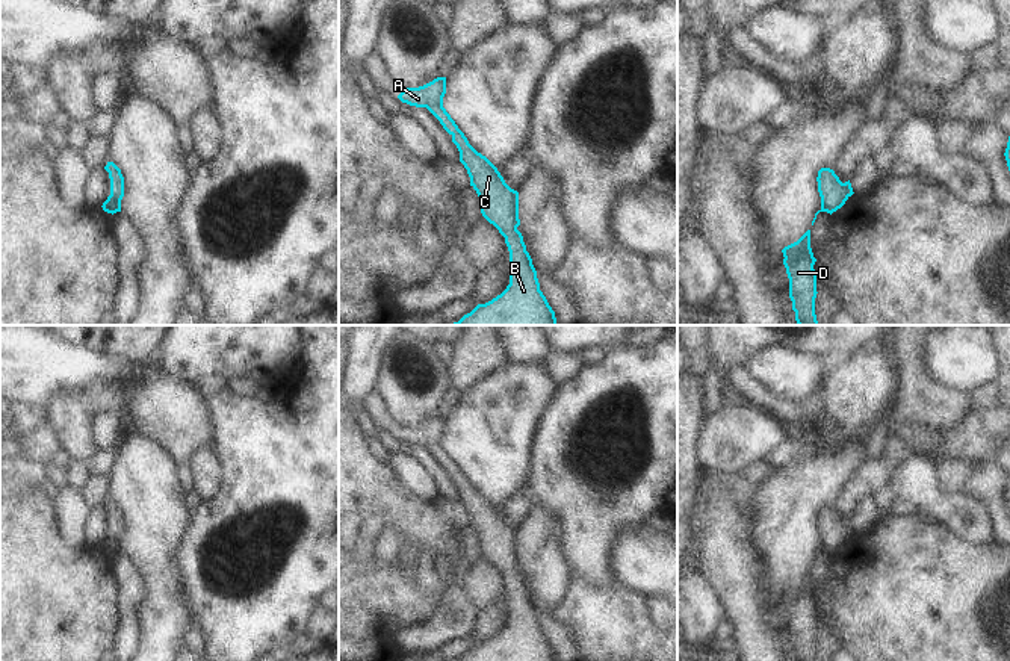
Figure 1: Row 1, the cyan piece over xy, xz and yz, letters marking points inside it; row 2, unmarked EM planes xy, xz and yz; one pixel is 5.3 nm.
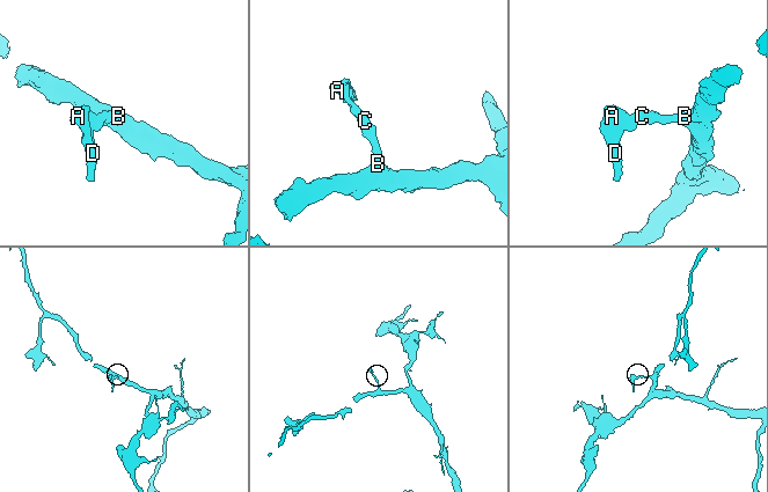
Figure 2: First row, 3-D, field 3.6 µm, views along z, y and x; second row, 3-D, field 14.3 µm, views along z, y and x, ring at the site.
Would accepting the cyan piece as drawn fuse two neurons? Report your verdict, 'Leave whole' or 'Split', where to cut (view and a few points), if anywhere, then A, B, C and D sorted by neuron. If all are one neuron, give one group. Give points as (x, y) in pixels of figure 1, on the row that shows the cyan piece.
Leave whole. No split. Groups: A B C D.

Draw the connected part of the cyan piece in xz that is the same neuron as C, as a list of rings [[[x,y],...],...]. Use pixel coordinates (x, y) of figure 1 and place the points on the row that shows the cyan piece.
[[[437,77],[419,88],[404,88],[398,98],[416,107],[426,107],[452,136],[460,162],[467,169],[470,186],[479,197],[482,216],[505,237],[510,251],[510,284],[485,304],[478,304],[458,322],[446,325],[558,325],[555,312],[540,290],[537,271],[517,230],[519,192],[511,189],[497,168],[478,153],[443,107],[446,77]]]

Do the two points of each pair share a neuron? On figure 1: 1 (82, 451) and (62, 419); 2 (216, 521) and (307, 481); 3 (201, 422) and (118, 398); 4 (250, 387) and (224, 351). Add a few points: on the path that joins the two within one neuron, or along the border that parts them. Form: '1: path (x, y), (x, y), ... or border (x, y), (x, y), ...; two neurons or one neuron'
1: path (79, 443), (77, 434), (70, 427); one neuron
2: path (239, 513), (285, 502); one neuron
3: path (180, 418), (158, 403), (139, 398); one neuron
4: border (227, 378), (253, 378), (256, 381); two neurons

